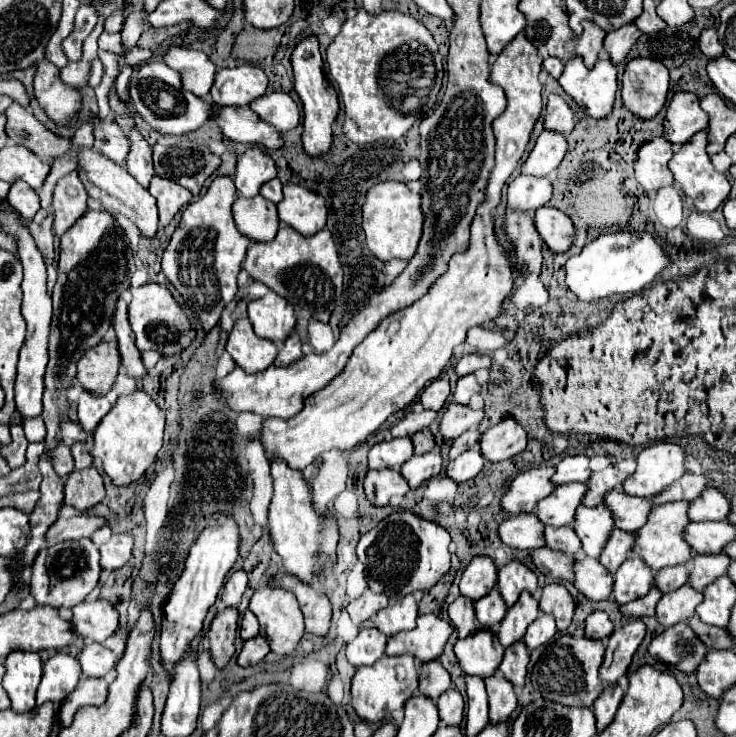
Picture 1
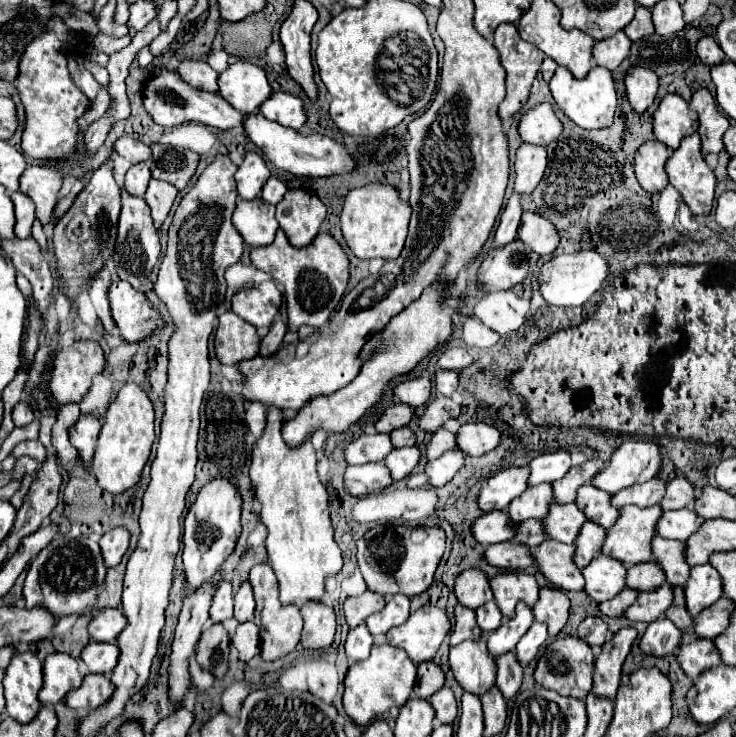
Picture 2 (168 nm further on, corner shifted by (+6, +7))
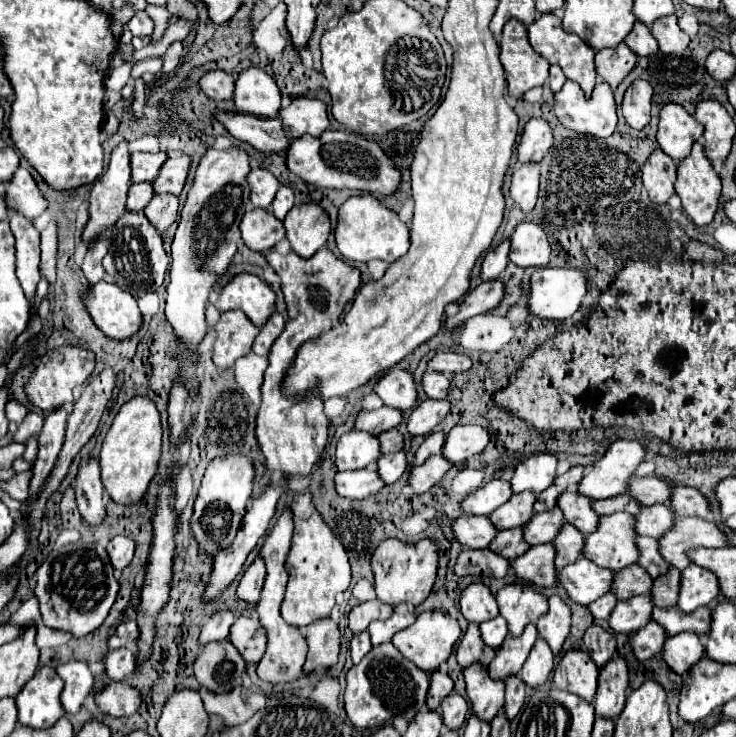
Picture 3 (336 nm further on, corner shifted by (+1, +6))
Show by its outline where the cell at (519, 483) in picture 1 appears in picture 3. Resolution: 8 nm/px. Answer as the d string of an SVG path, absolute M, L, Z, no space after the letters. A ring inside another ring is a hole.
M493 479L485 487L471 493L463 503L463 511L467 515L491 515L495 509L499 509L503 503L511 499L511 483L503 479Z

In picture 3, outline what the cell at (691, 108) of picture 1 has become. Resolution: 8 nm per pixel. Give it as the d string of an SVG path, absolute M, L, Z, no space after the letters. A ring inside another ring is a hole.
M667 103L661 109L657 141L659 147L673 159L685 159L691 151L691 145L701 137L701 133L701 123L697 123L695 117L689 115L679 103Z

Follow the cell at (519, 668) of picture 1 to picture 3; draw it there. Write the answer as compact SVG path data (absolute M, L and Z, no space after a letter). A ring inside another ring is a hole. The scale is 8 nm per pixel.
M511 675L511 677L505 677L505 715L507 719L513 719L519 709L523 707L523 701L525 701L525 683L521 681L519 675Z

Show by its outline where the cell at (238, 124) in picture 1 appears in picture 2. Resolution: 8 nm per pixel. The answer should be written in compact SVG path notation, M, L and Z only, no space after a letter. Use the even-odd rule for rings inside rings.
M254 114L244 120L244 134L270 158L270 162L278 170L286 170L294 176L310 176L310 178L328 178L334 174L344 174L356 168L356 160L350 156L342 142L336 142L322 134L300 134L292 128L284 128L266 120L262 114Z

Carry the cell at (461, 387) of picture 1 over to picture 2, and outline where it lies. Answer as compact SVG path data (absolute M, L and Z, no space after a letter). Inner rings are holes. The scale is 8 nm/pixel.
M436 370L434 378L434 390L442 396L452 396L452 392L458 388L458 374L452 370Z

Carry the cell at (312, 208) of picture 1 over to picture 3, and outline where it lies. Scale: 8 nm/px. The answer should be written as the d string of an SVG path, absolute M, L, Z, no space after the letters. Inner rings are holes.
M313 201L295 205L283 219L283 225L291 249L303 259L313 257L327 243L331 231L327 211Z

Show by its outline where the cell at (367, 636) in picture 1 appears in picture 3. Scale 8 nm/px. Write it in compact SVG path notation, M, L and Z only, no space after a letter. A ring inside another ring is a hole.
M363 631L359 635L353 635L351 639L351 659L353 663L359 663L371 649L371 639L369 639L369 633Z

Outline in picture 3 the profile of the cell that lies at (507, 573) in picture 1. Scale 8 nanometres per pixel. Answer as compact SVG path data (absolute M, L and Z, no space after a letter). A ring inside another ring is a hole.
M527 583L505 585L497 591L495 599L511 635L521 635L527 623L535 623L547 611L547 597Z

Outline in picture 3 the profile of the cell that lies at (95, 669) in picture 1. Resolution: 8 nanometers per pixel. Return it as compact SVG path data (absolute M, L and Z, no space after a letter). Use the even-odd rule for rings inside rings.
M121 647L121 649L109 651L103 657L103 667L105 667L105 675L111 681L123 681L135 669L133 647Z

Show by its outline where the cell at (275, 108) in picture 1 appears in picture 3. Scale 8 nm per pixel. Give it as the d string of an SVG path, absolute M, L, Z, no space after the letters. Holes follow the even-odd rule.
M293 97L289 107L283 107L279 111L279 121L283 125L283 131L291 139L301 137L305 133L319 137L329 127L325 103L307 97Z

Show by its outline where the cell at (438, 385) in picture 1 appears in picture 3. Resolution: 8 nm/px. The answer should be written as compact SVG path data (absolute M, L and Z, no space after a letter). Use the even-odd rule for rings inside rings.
M391 369L375 385L375 393L385 401L385 405L395 405L397 409L411 409L417 405L417 385L409 371Z

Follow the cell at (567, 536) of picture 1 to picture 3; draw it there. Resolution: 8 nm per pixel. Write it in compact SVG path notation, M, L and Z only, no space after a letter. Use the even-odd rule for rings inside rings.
M513 527L513 529L499 531L489 547L491 547L491 551L499 553L501 557L513 561L529 549L529 543L523 539L523 527Z

